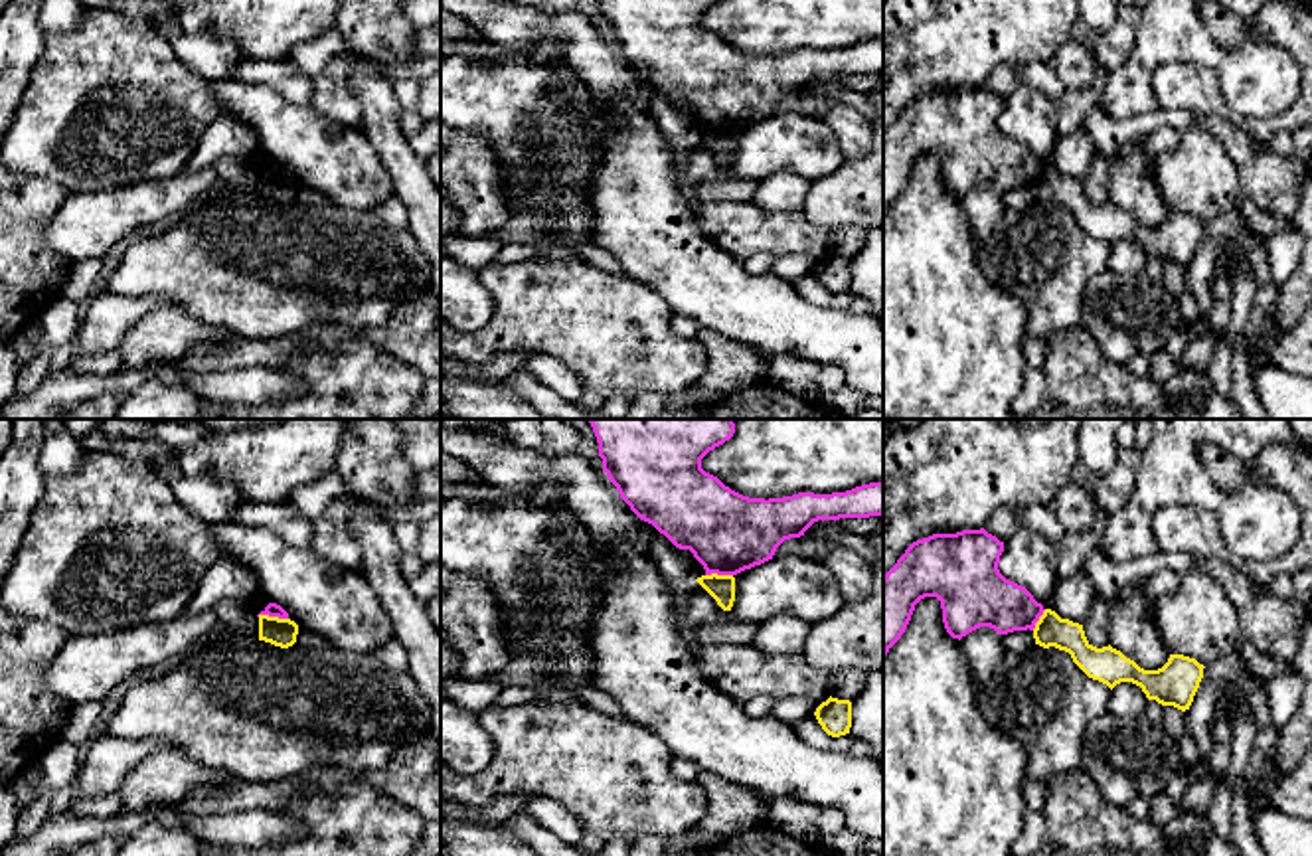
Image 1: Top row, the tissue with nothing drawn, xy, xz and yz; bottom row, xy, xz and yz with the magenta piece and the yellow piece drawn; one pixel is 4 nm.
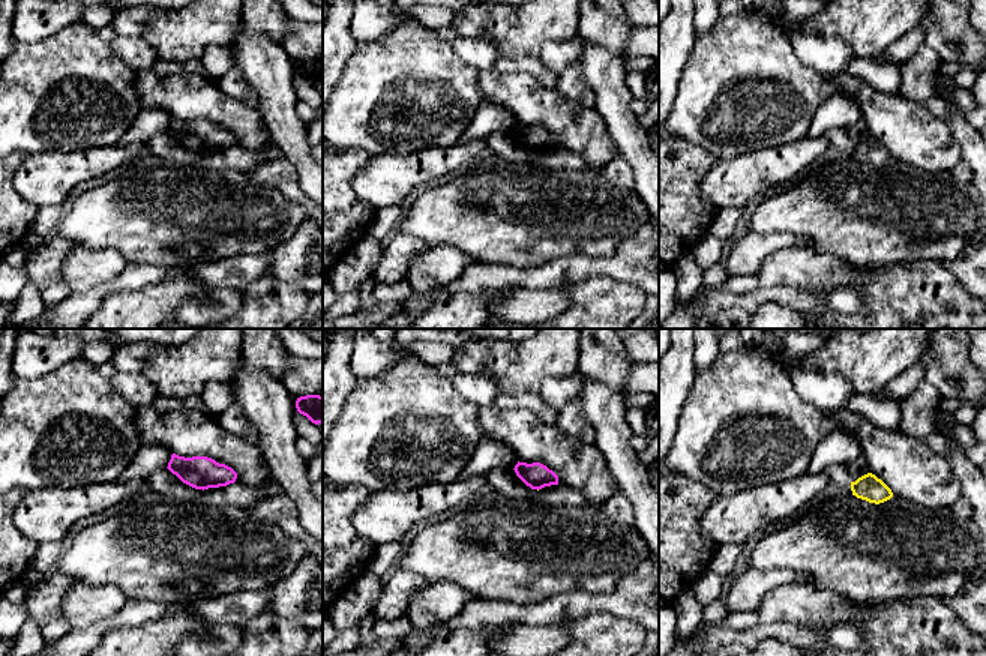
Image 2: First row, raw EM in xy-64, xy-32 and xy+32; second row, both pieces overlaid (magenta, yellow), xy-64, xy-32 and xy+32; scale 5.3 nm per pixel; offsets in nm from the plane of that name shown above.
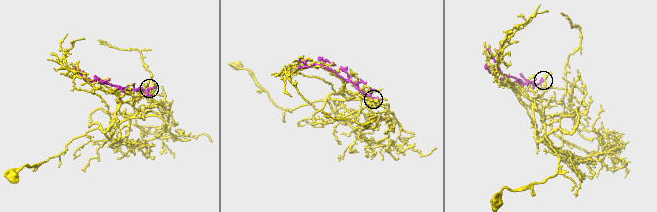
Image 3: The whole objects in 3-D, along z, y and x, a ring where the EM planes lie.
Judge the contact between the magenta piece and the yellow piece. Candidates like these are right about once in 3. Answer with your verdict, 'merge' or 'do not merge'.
do not merge

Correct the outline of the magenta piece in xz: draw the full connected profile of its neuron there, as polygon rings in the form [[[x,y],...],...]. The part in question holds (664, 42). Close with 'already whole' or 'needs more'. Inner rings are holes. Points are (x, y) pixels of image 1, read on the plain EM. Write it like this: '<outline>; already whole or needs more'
[[[599,0],[603,28],[620,55],[676,105],[690,107],[705,132],[737,132],[773,117],[777,105],[800,95],[818,77],[869,75],[883,71],[883,40],[846,49],[798,49],[782,55],[749,55],[701,26],[701,16],[723,0]]]; already whole

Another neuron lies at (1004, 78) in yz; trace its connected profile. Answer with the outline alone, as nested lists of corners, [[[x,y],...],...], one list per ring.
[[[998,65],[986,79],[984,87],[1004,99],[1018,83],[1018,65]]]

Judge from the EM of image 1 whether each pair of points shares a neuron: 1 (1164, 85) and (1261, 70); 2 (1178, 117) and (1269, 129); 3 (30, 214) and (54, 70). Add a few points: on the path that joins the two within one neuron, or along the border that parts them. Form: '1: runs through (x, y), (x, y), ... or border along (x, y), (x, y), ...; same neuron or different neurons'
1: border along (1172, 60), (1208, 66), (1224, 99), (1243, 115); different neurons
2: border along (1160, 105), (1194, 111); different neurons
3: border along (20, 172), (32, 178), (50, 178), (70, 192); different neurons

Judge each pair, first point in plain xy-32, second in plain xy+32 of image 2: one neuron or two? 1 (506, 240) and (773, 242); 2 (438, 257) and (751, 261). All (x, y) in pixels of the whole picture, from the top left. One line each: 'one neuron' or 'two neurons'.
1: two neurons
2: two neurons

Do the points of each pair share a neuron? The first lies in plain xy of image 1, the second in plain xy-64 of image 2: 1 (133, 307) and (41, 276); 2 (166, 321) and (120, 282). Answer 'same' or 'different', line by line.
1: same
2: different

